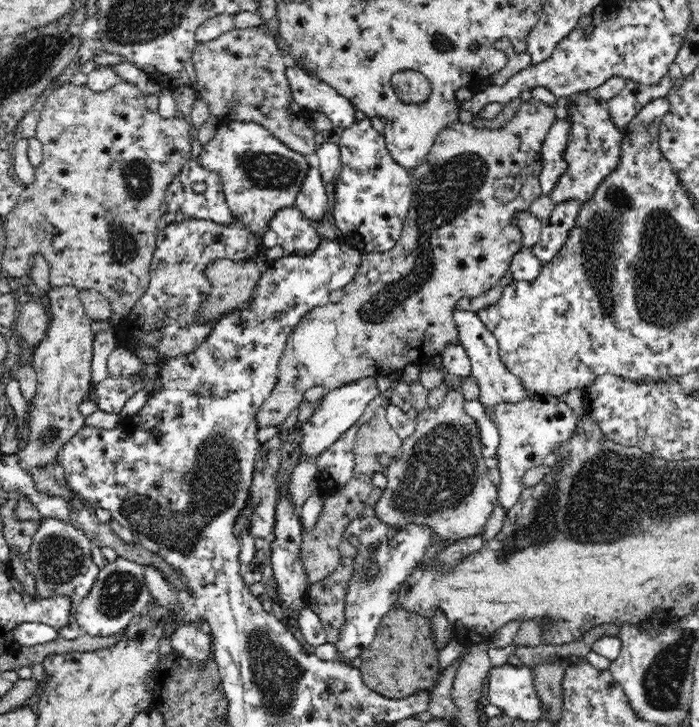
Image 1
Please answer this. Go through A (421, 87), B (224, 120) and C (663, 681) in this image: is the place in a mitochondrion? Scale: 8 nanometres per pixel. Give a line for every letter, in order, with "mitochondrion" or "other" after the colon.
A: other
B: other
C: mitochondrion

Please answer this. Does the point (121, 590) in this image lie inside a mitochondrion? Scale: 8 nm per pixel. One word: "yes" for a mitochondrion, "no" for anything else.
yes

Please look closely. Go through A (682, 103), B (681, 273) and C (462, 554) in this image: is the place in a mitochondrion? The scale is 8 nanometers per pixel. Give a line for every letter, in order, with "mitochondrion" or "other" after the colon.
A: other
B: mitochondrion
C: other

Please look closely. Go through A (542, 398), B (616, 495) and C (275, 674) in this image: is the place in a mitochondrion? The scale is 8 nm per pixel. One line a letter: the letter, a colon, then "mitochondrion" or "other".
A: other
B: mitochondrion
C: mitochondrion

